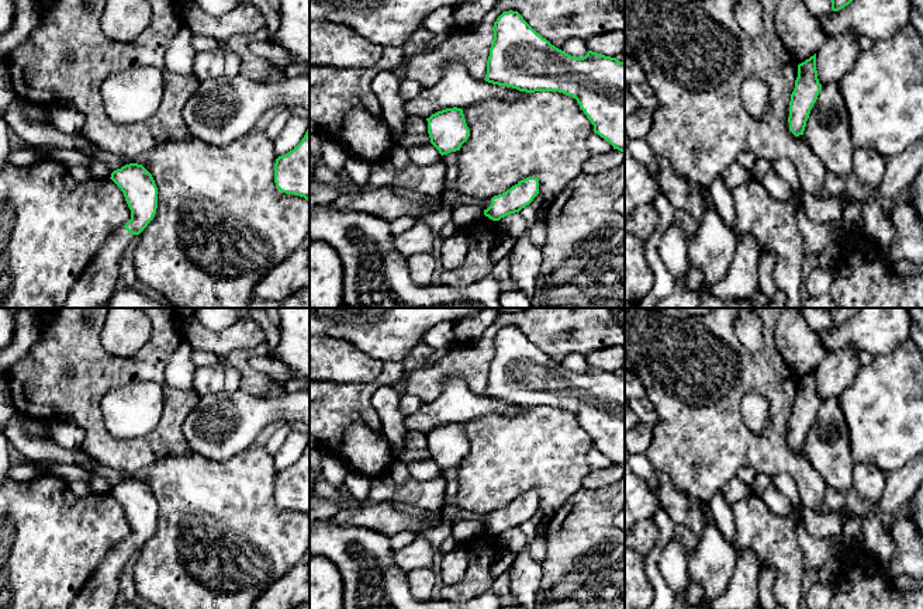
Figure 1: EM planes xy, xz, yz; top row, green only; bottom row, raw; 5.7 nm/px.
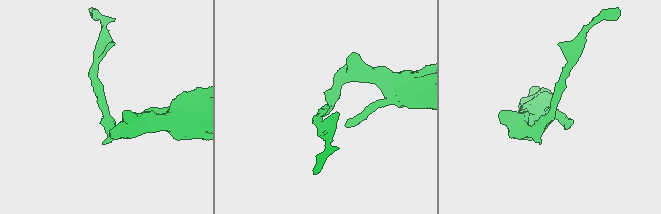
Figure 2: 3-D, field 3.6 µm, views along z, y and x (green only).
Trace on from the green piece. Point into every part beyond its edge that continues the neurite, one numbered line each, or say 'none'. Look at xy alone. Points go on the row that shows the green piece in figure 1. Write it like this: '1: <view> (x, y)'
1: xy (94, 287)

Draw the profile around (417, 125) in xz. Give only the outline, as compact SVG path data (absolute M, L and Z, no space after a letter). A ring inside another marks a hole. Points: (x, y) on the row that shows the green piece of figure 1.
M408 115L405 120L405 134L422 135L428 132L426 118L418 115Z

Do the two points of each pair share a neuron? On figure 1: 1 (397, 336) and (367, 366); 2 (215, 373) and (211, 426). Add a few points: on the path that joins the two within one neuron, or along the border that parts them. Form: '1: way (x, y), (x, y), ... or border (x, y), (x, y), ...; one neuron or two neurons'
1: border (346, 342), (384, 363); two neurons
2: border (224, 388), (200, 395); two neurons

